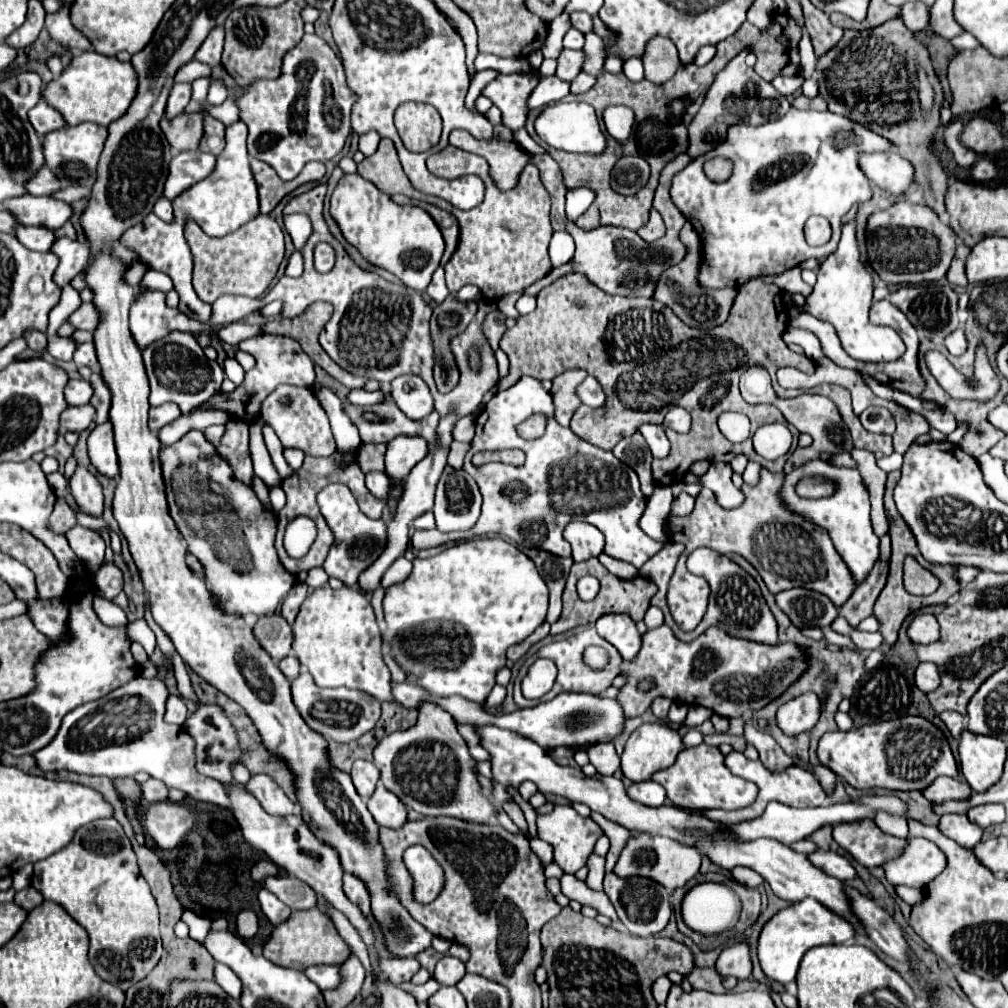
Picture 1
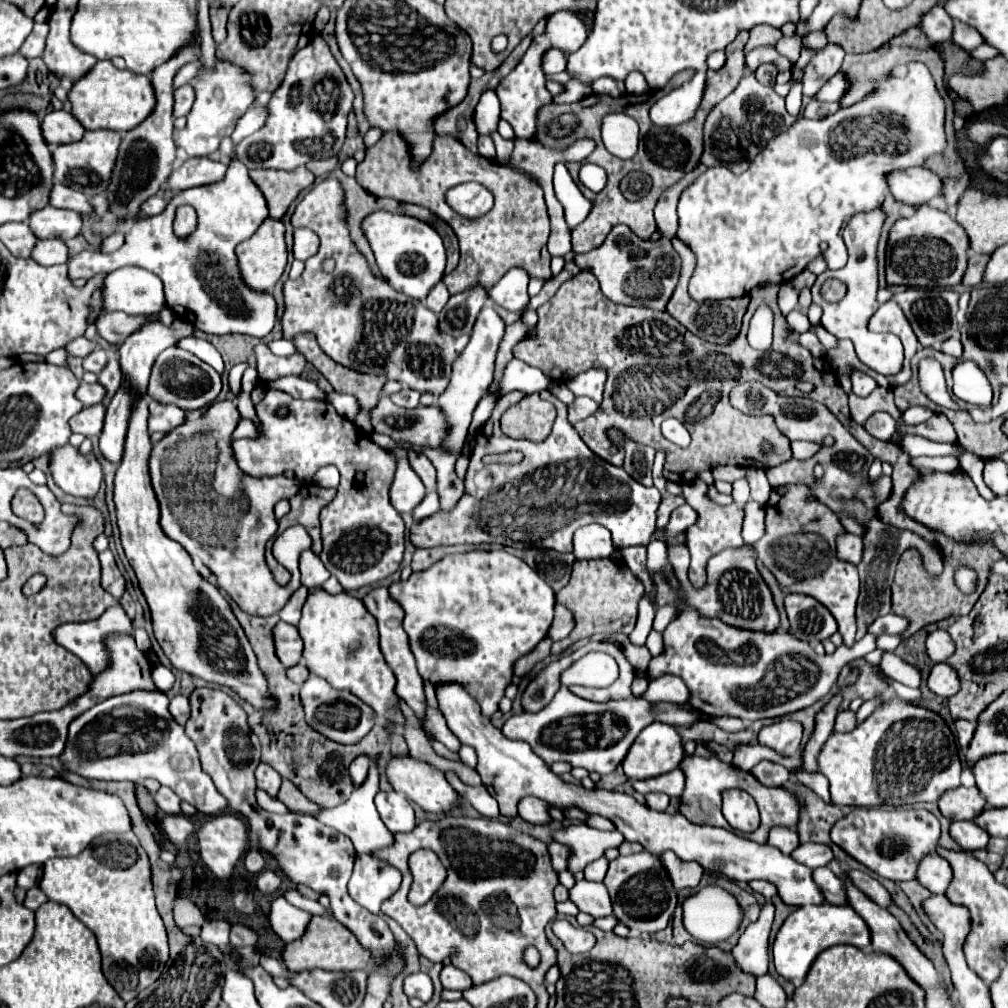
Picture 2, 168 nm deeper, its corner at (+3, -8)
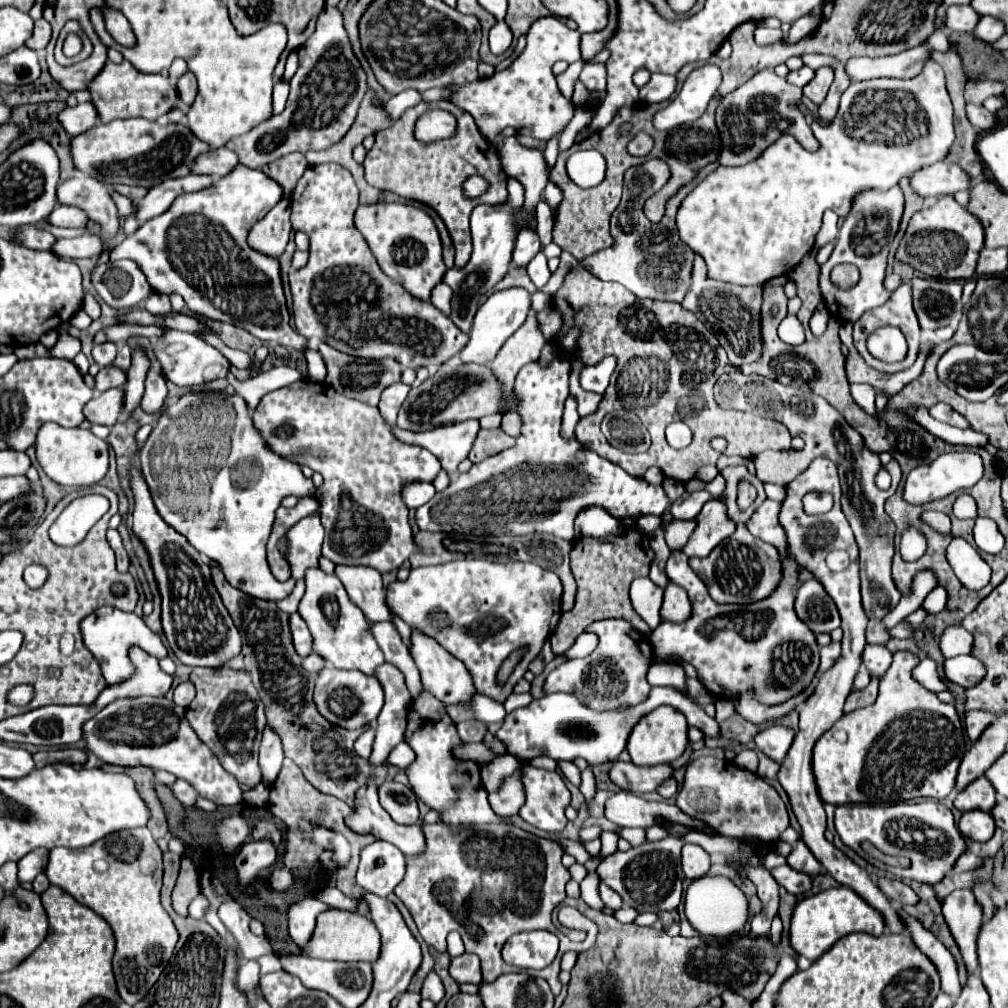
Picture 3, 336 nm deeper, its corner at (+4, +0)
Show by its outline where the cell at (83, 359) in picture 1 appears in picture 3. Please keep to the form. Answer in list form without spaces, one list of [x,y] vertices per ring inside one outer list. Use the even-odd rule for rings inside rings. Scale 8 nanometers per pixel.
[[[113,342],[99,344],[93,350],[93,358],[97,358],[99,366],[111,366],[113,360],[115,360],[115,356],[117,356],[117,344],[113,344]]]

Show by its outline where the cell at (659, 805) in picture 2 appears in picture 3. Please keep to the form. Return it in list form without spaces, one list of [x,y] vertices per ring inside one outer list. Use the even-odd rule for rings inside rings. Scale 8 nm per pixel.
[[[671,776],[671,778],[667,778],[659,788],[657,788],[657,792],[663,796],[663,798],[667,798],[667,800],[671,800],[675,794],[677,794],[677,780]]]

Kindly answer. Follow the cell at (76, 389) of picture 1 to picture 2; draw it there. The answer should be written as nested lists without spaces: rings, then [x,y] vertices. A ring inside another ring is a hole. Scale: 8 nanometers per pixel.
[[[82,382],[76,390],[76,398],[84,404],[84,406],[92,406],[92,404],[98,404],[102,402],[104,398],[104,388],[100,384],[86,384]]]

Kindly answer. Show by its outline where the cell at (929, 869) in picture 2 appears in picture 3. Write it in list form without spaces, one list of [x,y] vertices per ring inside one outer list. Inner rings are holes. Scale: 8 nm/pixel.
[[[971,852],[967,856],[959,858],[959,864],[955,864],[955,872],[969,872],[969,870],[977,870],[983,866],[983,858],[973,856]]]

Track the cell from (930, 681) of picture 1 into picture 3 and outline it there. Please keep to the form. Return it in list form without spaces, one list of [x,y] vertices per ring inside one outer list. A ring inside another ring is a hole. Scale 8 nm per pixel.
[[[975,656],[949,658],[945,660],[945,676],[963,688],[971,688],[985,678],[985,664]]]

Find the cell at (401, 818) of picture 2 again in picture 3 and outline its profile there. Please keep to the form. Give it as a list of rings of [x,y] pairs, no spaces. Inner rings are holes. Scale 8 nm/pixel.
[[[385,782],[379,786],[379,802],[397,824],[417,824],[419,808],[413,790],[399,782]]]

